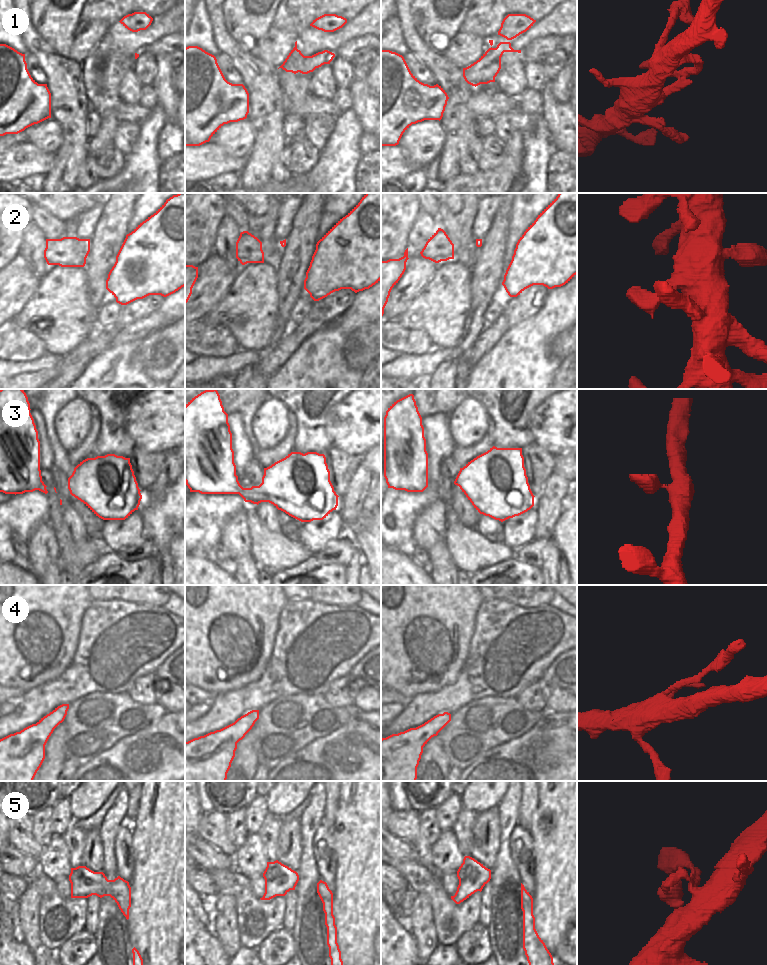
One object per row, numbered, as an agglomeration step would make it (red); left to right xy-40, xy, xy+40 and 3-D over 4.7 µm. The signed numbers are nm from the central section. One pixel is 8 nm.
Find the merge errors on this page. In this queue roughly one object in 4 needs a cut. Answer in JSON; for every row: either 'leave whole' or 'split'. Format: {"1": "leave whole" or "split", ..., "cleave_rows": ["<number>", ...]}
{"1": "leave whole", "2": "leave whole", "3": "leave whole", "4": "split", "5": "leave whole", "cleave_rows": ["4"]}

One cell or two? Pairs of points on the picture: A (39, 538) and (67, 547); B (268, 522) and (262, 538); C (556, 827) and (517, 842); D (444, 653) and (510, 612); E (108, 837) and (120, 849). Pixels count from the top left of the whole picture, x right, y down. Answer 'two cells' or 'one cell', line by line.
A: two cells
B: two cells
C: two cells
D: two cells
E: two cells

